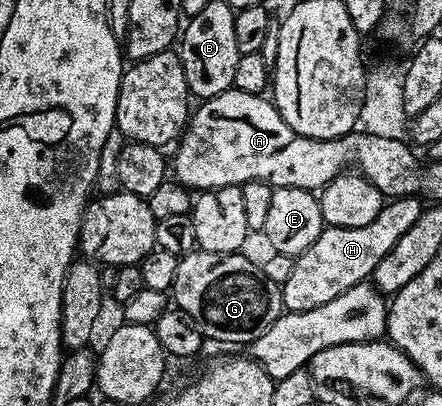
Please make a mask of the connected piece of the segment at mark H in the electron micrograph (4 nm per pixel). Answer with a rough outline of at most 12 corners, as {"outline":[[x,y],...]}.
{"outline":[[421,197],[387,201],[364,228],[326,226],[282,288],[287,311],[367,281],[416,224]]}

